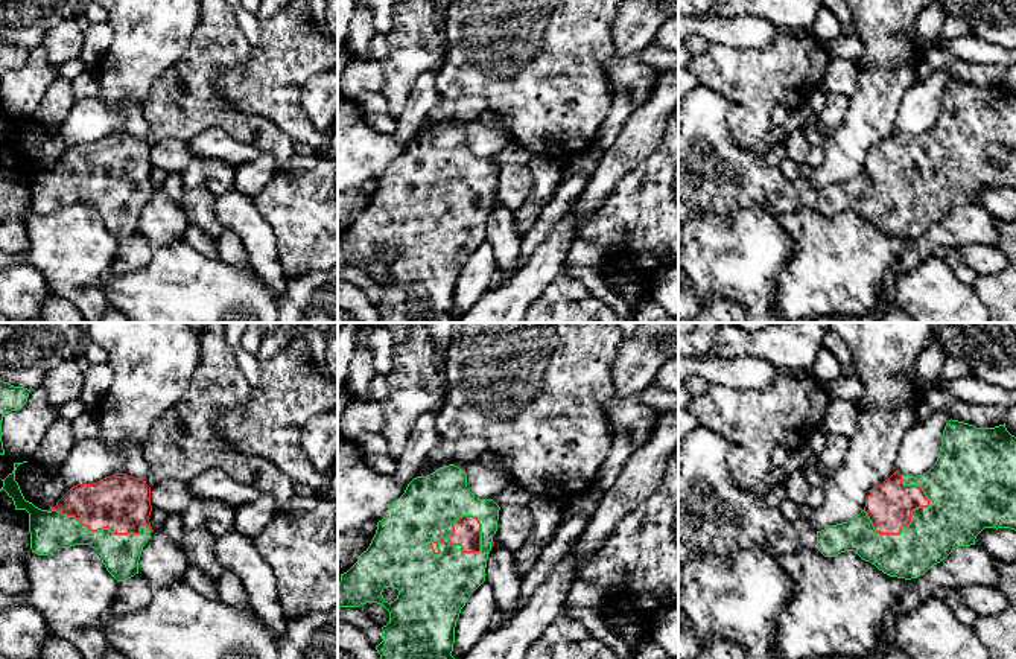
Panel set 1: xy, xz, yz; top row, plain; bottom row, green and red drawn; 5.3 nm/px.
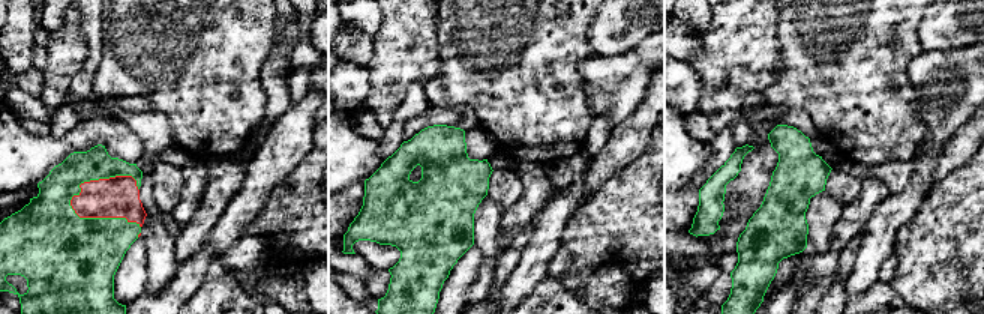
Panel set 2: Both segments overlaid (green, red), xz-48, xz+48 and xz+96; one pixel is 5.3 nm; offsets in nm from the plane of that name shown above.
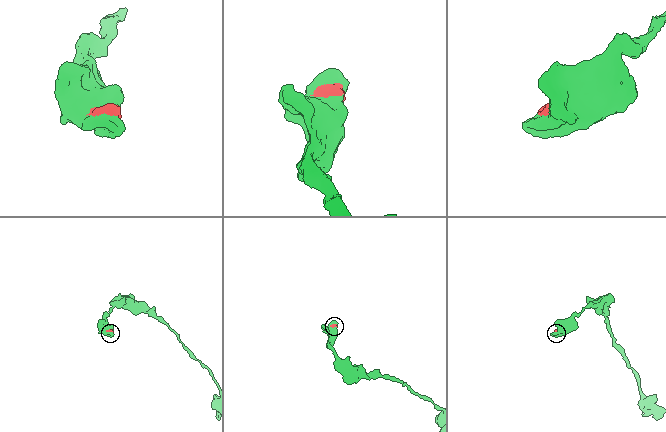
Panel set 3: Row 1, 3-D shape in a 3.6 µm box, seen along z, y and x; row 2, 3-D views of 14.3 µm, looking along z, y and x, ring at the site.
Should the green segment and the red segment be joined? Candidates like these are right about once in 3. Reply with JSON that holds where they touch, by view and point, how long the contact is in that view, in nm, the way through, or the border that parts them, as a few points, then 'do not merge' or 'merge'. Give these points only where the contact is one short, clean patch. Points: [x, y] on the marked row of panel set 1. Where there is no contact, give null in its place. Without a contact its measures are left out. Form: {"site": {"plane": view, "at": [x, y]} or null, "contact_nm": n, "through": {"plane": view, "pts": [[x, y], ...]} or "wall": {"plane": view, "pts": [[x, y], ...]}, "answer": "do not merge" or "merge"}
{"site": {"plane": "yz", "at": [901, 530]}, "contact_nm": 360, "answer": "merge"}

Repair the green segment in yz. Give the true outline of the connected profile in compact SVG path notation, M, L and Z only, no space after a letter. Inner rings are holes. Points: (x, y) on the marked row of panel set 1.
M949 420L935 464L923 475L894 472L876 485L864 510L852 521L817 531L824 557L853 551L879 571L897 578L917 578L958 546L975 545L984 528L1016 531L1016 437L1005 423L995 428Z

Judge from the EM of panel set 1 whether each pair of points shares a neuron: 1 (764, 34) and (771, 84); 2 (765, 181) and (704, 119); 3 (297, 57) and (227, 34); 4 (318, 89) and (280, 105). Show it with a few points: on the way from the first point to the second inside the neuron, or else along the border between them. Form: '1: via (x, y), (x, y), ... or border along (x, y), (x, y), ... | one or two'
1: border along (779, 29), (776, 37), (764, 47), (729, 46) | two
2: via (749, 172), (712, 136) | one
3: border along (251, 46), (251, 54), (244, 63), (228, 66) | two
4: border along (321, 72), (301, 87), (300, 101), (317, 128) | two

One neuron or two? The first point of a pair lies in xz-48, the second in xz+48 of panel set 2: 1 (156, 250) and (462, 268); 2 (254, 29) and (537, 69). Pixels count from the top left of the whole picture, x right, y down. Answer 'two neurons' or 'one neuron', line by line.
1: two neurons
2: one neuron

